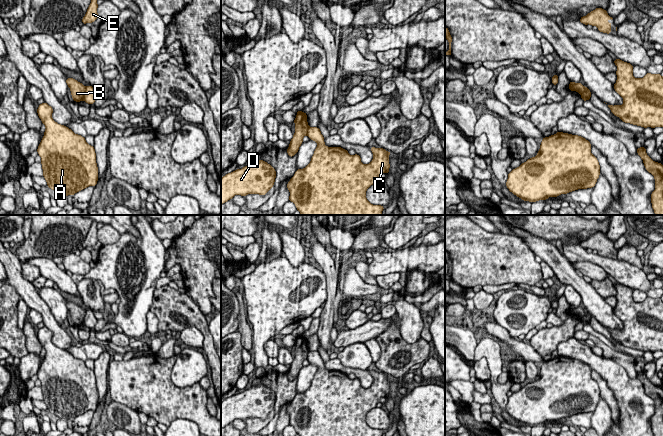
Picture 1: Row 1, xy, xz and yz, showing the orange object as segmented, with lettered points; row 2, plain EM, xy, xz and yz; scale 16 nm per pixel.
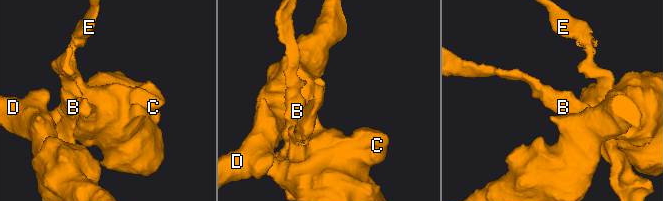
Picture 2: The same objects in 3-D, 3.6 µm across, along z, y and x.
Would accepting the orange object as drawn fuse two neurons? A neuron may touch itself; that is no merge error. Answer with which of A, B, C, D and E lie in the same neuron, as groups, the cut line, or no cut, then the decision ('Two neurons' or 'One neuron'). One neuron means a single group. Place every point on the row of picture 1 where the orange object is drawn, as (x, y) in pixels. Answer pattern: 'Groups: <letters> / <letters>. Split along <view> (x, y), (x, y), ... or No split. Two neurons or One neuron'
Groups: A C D E / B. Split along xy (86, 86), (82, 99). Two neurons

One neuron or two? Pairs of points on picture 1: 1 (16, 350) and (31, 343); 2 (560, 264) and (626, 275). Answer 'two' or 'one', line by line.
1: two
2: two

